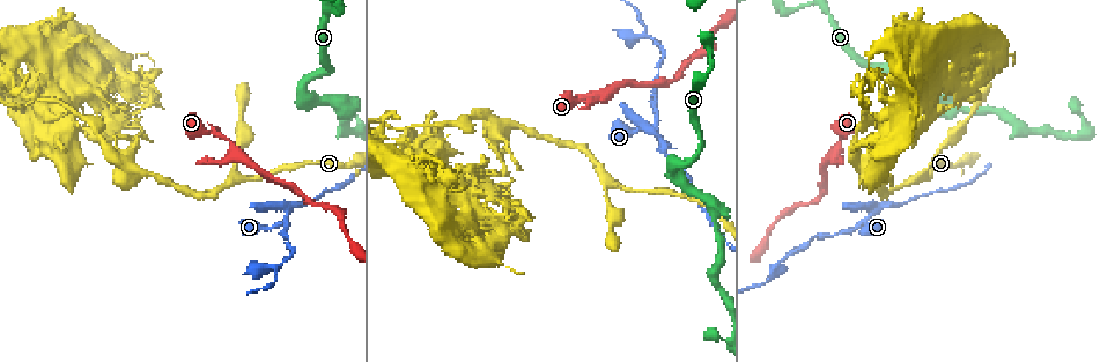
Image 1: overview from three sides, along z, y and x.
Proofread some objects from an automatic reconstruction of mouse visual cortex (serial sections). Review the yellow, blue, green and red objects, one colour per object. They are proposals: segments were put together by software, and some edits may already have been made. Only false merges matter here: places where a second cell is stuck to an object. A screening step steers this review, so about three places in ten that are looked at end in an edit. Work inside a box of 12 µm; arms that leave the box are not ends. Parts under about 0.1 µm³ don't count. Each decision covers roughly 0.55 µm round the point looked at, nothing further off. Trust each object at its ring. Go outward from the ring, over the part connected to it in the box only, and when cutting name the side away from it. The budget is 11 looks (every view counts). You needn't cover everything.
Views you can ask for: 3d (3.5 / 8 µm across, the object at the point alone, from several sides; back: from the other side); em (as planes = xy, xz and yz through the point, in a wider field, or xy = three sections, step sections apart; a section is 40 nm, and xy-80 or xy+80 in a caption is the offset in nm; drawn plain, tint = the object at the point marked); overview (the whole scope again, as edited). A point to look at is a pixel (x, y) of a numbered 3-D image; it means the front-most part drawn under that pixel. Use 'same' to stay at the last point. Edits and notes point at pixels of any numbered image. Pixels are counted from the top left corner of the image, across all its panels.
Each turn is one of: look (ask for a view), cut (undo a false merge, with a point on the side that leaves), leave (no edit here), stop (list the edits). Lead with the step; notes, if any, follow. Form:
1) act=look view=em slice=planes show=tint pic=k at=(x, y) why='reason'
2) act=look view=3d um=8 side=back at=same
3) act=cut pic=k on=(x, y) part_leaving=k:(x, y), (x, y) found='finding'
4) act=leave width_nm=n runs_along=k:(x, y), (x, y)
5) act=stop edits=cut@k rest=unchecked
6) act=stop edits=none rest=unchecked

act=look view=3d um=8 side=back pic=1 at=(922, 181) why='three arms meet'

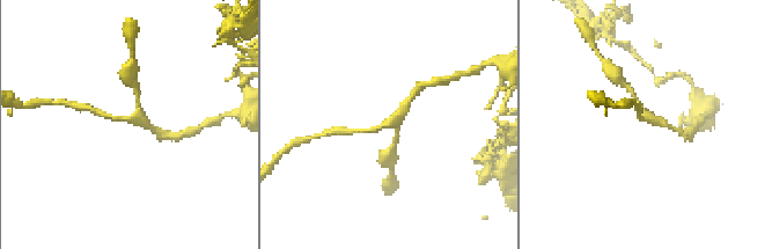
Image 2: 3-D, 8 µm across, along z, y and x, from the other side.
act=look view=em slice=xy step=1 show=tint pic=2 at=(126, 120) arms=3 arm_widths_nm=100,150,250 why='need the tissue'

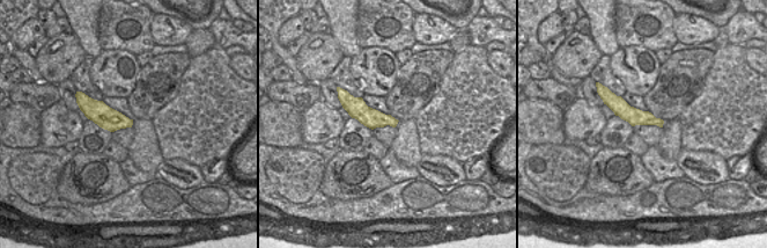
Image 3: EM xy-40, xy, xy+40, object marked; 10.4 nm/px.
act=leave runs_along=2:(357, 131), (387, 124), (407, 99) found='one cell here'

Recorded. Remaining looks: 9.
act=look view=3d um=3.5 side=back pic=1 at=(652, 124) why='looks like a crossing'

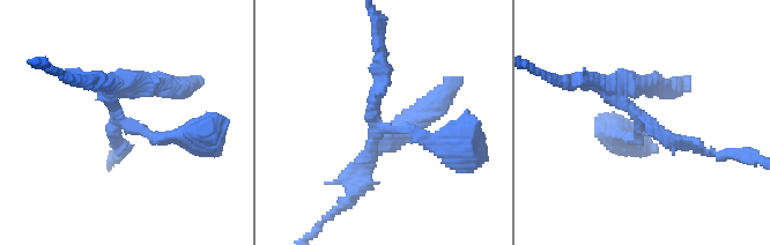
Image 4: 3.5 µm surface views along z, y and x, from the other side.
act=look view=em slice=xy step=1 show=tint pic=4 at=(129, 126) why='need the tissue'

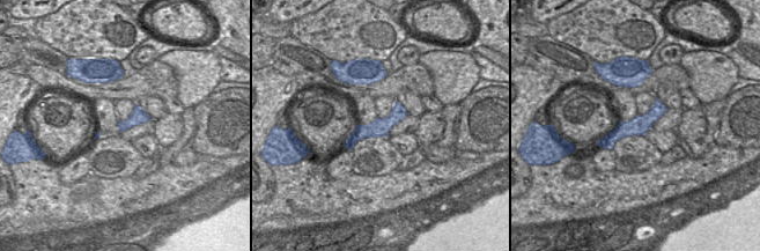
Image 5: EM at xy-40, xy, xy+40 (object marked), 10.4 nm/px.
act=cut pic=4 on=(150, 78) arms=4 arm_widths_nm=150,200,200,300 part_leaving=4:(120, 89), (127, 82), (199, 82) found='two cells meet here'

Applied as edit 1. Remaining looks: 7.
act=look view=overview

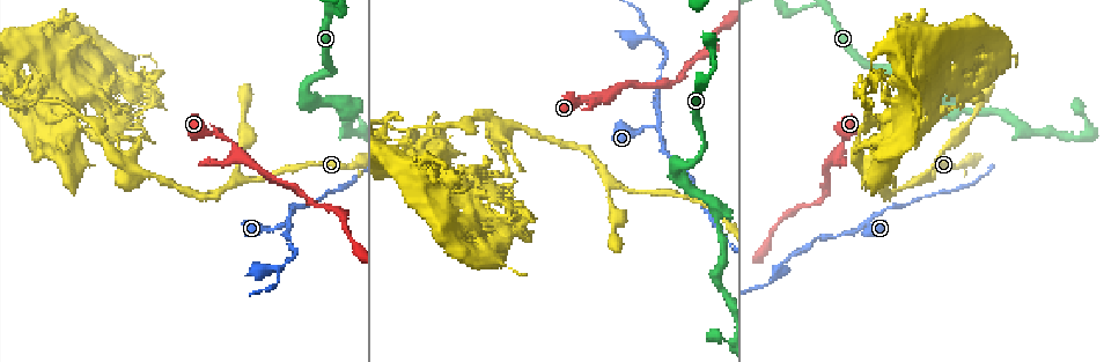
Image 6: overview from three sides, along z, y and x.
act=look view=3d um=8 pic=6 at=(142, 173) why='sharp bend'

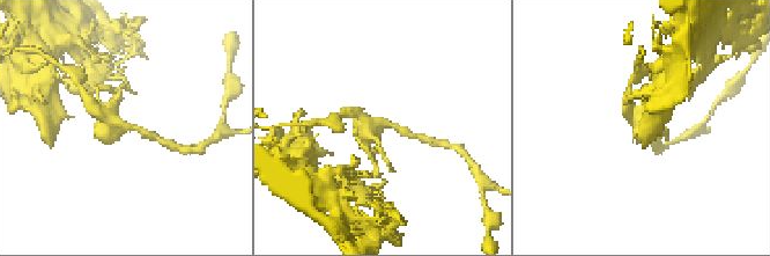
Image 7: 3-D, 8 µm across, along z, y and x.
act=look view=3d um=3.5 pic=7 at=(378, 124)

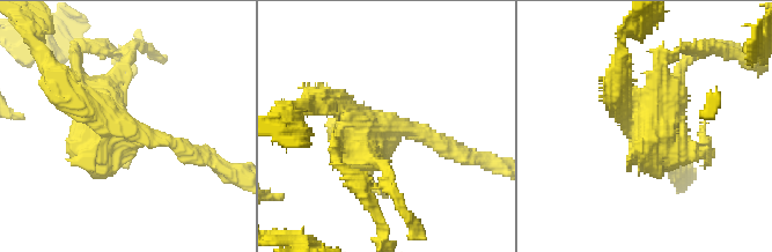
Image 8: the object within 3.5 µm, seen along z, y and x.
act=cut pic=8 on=(679, 115) found='a second cell is stuck on'

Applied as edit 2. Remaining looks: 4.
act=look view=3d um=8 pic=6 at=(71, 111) why='three-way junction'

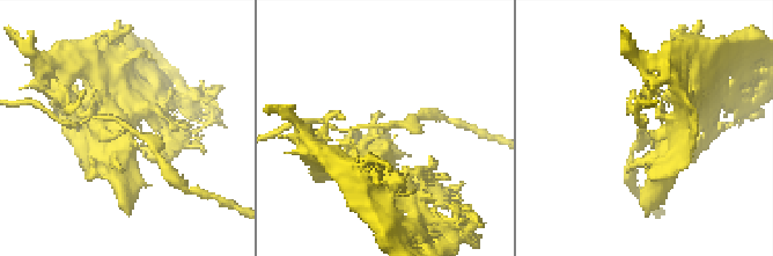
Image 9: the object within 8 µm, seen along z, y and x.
act=look view=em slice=xy step=3 show=tint pic=9 at=(126, 130) arms=3 arm_widths_nm=150,200,250

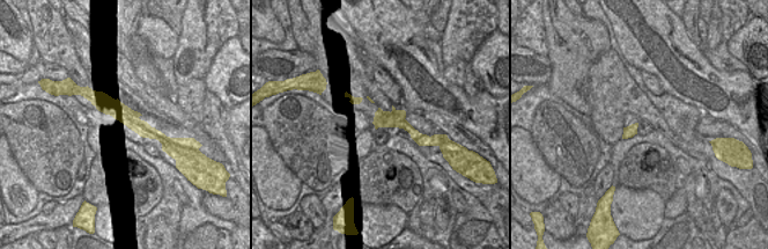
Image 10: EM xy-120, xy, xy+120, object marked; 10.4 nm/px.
act=cut pic=9 on=(125, 143) part_leaving=9:(385, 130), (362, 144), (370, 161) found='a second cell is stuck on'

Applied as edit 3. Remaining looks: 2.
act=stop edits=cut@4,cut@8,cut@9 rest=unchecked

